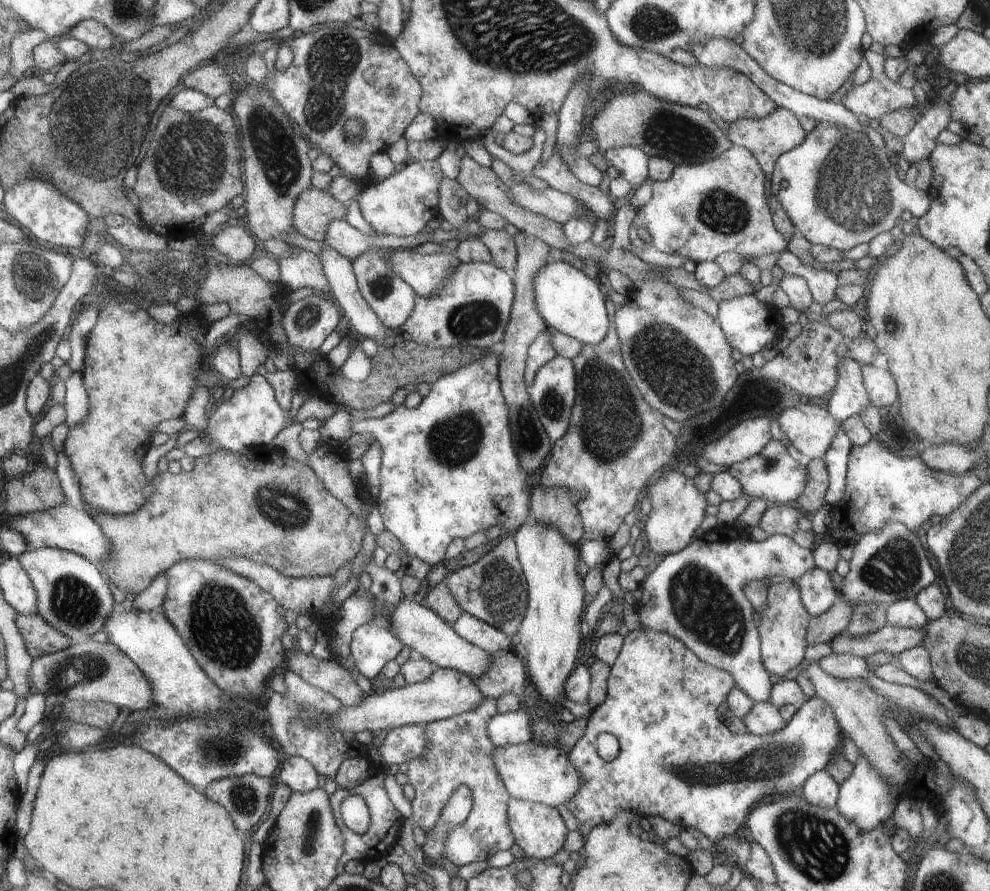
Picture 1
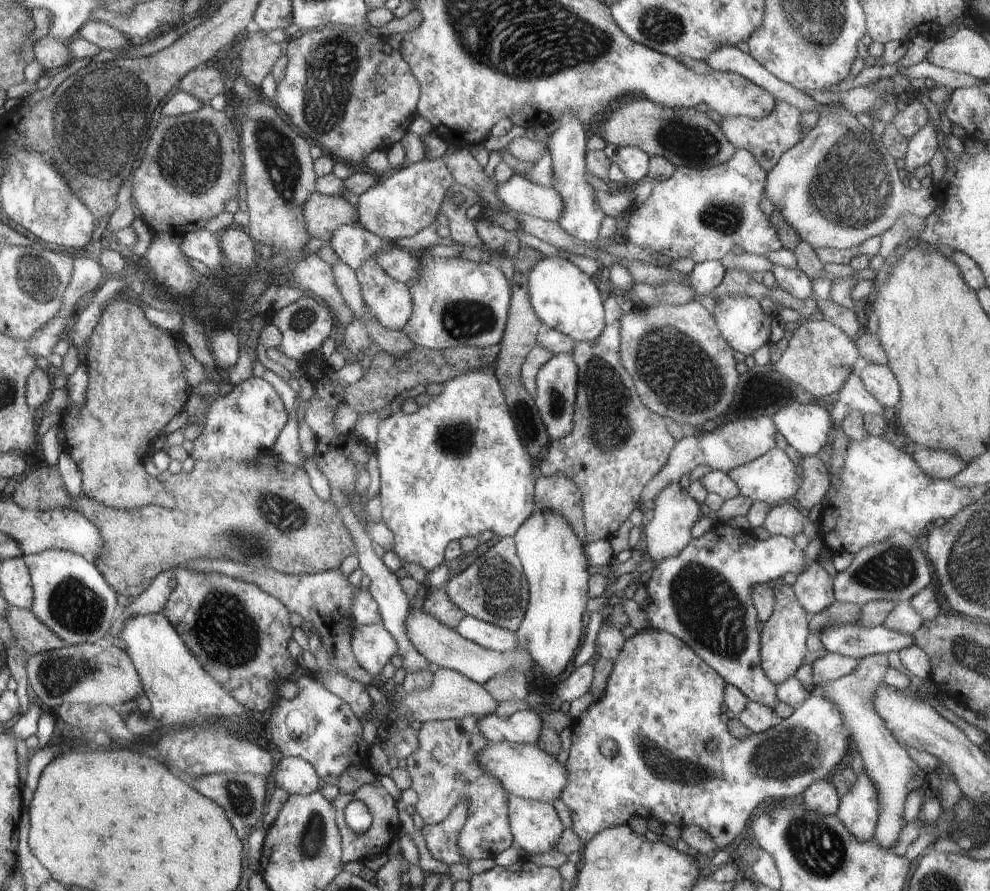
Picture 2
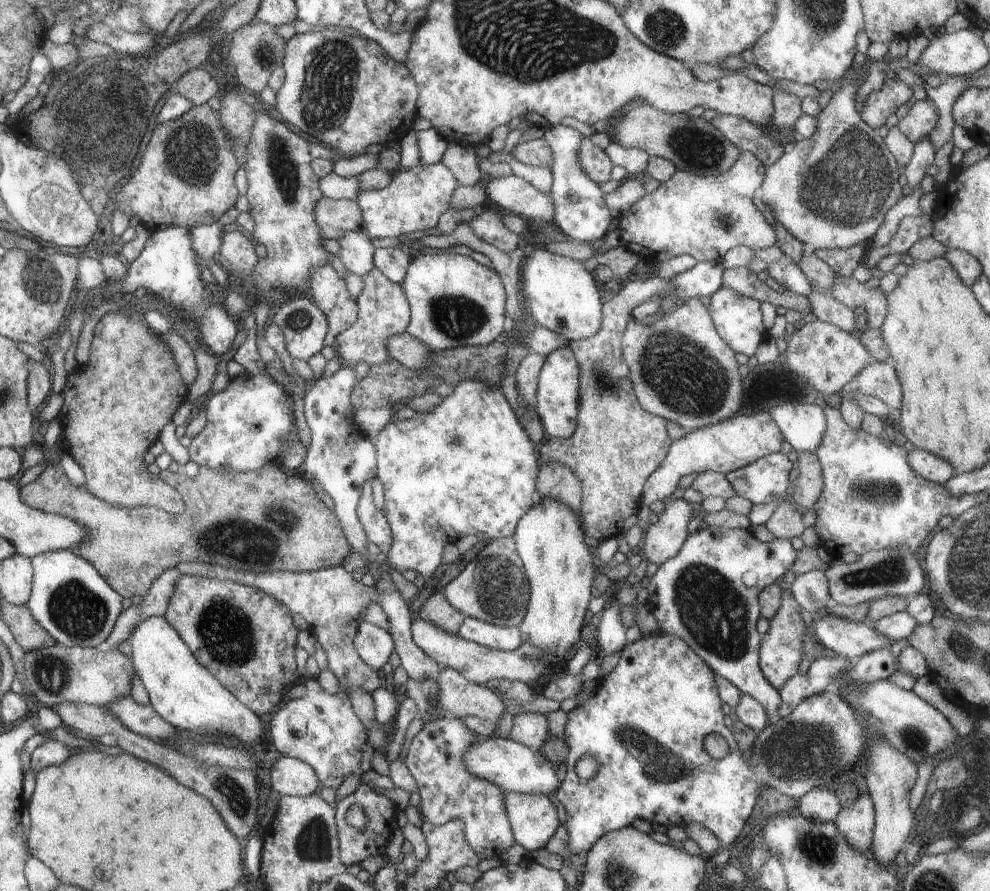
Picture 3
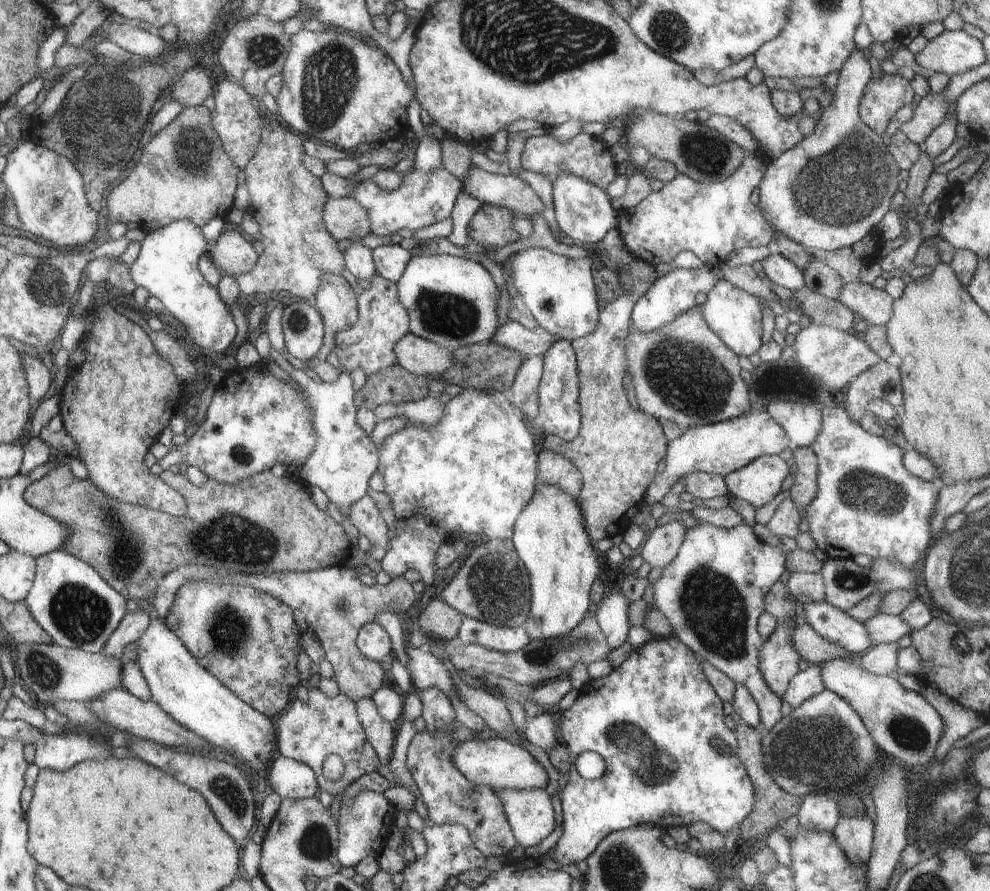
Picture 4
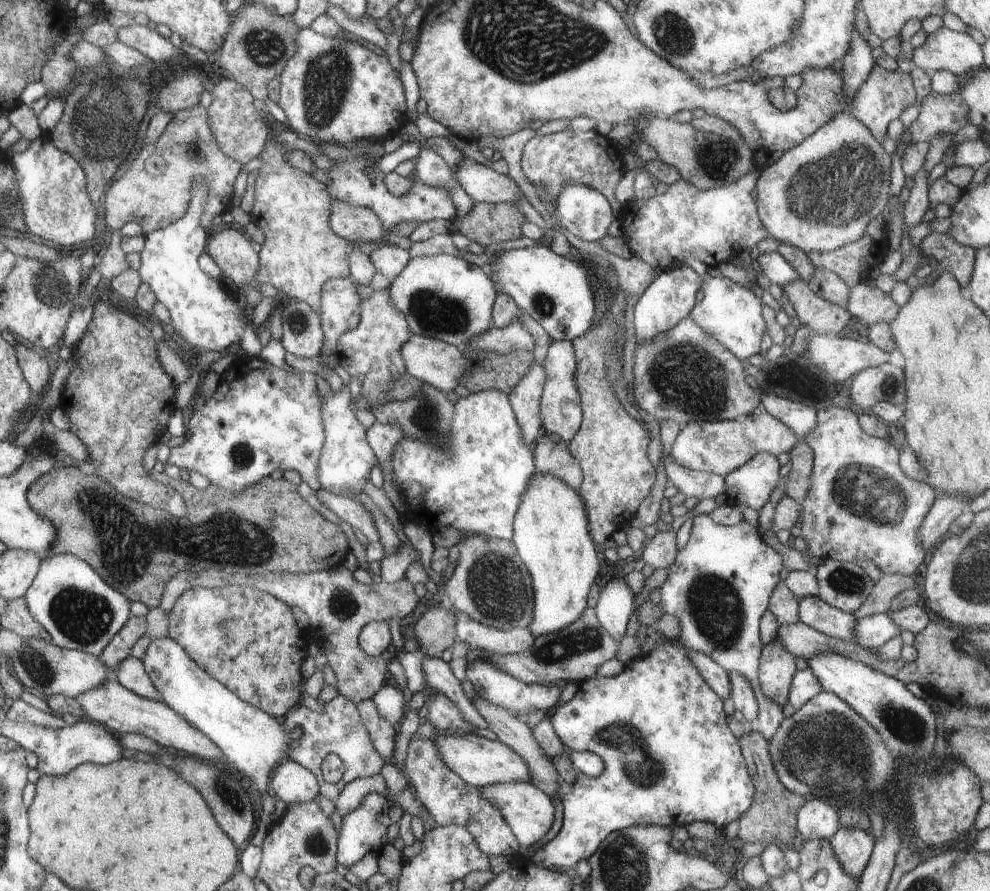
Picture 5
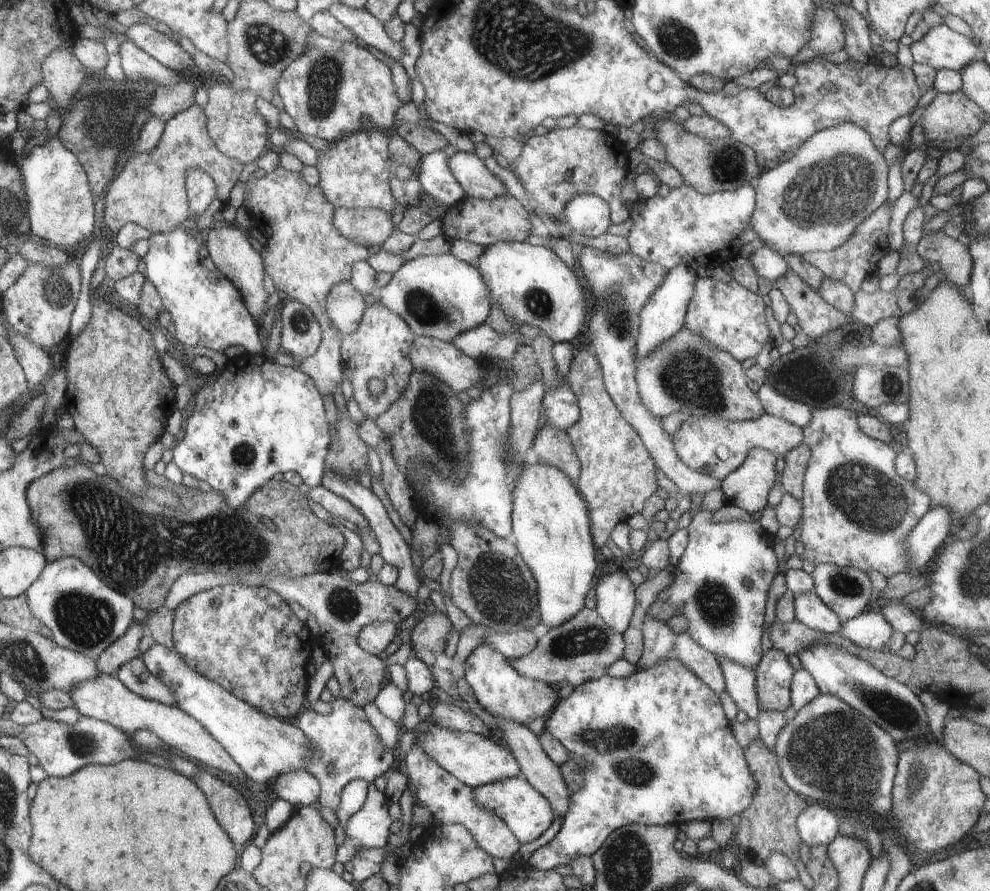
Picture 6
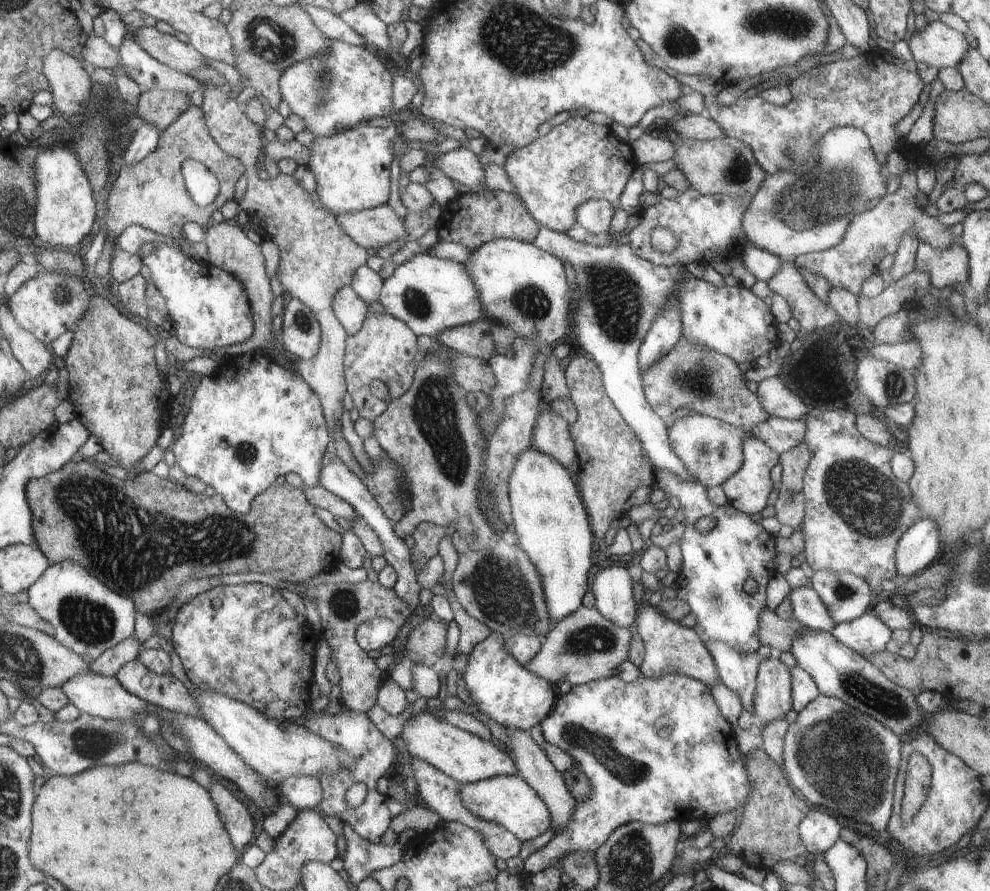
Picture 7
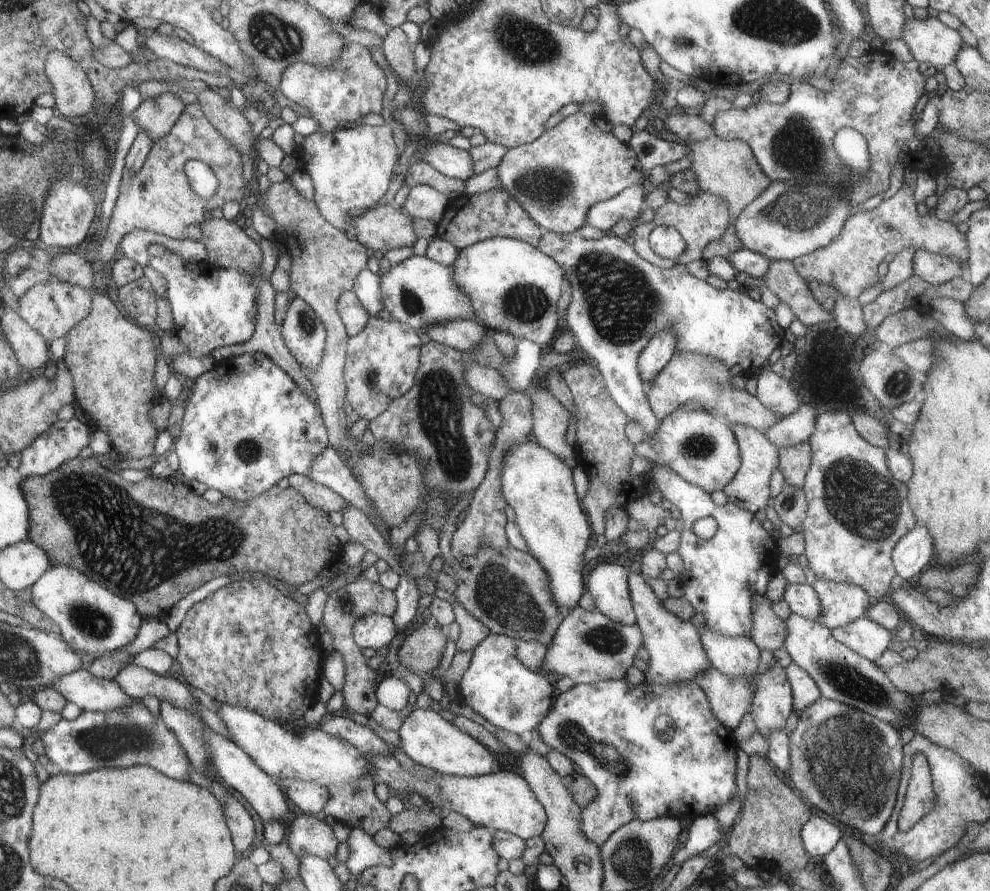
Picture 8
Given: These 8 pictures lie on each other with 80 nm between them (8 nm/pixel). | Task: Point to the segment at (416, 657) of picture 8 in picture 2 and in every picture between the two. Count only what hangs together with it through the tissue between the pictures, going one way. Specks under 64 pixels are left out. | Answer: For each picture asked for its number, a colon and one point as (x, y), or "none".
2: (438, 603)
3: (437, 609)
4: (439, 620)
5: (435, 631)
6: (428, 638)
7: (425, 645)

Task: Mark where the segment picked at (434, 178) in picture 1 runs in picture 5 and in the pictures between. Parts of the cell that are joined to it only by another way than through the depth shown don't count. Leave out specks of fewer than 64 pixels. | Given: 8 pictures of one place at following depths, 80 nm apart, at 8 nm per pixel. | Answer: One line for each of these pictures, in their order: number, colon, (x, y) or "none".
2: (407, 201)
3: (416, 199)
4: (422, 199)
5: (359, 182)

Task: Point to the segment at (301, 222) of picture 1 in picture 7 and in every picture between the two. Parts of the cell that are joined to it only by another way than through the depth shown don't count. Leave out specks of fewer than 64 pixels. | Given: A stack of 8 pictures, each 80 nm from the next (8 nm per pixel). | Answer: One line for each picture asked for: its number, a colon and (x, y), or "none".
2: (324, 213)
3: (335, 217)
4: (346, 218)
5: (362, 225)
6: (369, 228)
7: (373, 228)

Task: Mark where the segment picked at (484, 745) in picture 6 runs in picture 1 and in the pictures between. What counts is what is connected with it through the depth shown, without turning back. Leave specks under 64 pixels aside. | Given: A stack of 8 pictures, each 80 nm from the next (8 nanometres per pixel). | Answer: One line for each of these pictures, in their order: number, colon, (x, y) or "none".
1: (542, 774)
2: (525, 771)
3: (514, 767)
4: (500, 764)
5: (481, 762)

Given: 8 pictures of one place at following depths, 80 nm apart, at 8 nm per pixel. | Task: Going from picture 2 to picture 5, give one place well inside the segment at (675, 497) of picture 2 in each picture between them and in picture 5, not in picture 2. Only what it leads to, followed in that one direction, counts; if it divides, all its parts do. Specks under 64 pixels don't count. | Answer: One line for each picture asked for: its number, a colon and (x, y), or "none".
3: (662, 541)
4: (663, 544)
5: (660, 552)

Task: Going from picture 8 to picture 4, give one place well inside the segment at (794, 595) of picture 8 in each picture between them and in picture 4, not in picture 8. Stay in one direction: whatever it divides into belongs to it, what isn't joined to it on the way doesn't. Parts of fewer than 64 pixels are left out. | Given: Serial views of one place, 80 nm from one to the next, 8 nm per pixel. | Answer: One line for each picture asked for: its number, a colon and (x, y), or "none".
4: (836, 625)
5: (813, 611)
6: (810, 609)
7: (808, 608)

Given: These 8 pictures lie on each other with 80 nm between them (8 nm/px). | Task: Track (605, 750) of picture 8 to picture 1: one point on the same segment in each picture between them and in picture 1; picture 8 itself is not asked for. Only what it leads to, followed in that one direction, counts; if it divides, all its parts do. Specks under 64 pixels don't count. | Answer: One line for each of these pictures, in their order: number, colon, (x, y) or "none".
1: (677, 760)
2: (662, 704)
3: (645, 723)
4: (652, 719)
5: (670, 759)
6: (658, 750)
7: (656, 750)

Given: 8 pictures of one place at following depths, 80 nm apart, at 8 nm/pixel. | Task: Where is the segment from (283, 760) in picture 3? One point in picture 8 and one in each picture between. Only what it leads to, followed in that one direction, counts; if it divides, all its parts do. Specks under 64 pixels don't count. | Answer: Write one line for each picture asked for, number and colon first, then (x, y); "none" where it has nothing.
4: (291, 779)
5: (292, 783)
6: (300, 788)
7: (303, 792)
8: (309, 798)

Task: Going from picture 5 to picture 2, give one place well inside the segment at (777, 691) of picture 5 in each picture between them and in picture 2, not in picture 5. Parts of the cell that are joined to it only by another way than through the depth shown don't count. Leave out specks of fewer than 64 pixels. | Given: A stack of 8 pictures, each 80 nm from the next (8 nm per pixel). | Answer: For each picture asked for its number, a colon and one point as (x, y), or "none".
2: (784, 635)
3: (781, 652)
4: (779, 659)

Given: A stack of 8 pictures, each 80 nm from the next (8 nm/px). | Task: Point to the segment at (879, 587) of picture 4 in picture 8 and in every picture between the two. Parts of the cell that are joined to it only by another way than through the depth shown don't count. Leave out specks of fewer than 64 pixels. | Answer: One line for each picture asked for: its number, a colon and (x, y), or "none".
5: (845, 586)
6: (847, 591)
7: (846, 596)
8: (841, 604)

